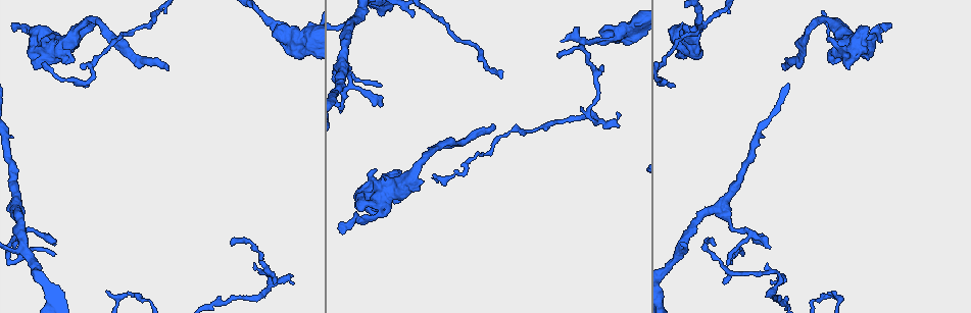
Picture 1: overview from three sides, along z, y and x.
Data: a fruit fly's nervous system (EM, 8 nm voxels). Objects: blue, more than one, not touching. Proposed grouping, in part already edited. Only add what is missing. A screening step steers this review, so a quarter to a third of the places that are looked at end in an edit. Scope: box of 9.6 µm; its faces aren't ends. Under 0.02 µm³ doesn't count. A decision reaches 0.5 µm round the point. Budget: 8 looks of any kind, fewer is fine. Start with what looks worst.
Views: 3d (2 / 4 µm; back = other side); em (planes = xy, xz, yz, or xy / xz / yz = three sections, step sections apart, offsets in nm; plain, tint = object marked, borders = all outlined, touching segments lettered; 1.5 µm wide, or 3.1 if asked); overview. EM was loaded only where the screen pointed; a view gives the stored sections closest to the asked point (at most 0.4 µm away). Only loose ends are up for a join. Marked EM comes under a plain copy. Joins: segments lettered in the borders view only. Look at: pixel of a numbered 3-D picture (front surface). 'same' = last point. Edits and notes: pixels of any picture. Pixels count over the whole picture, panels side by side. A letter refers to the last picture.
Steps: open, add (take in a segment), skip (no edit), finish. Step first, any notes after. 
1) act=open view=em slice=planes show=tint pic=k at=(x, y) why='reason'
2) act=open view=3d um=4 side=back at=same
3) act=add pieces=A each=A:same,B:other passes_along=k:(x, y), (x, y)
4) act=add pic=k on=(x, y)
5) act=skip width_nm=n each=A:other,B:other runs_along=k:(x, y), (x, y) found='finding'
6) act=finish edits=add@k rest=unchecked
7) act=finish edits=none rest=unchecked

act=open view=em slice=planes show=borders pic=1 at=(783, 65) why='free end'

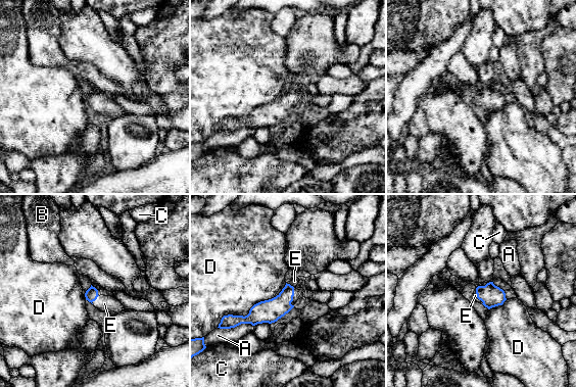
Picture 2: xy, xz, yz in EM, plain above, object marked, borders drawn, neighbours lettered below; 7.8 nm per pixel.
act=add pieces=E longest_contact=D:600nm each=A:other,B:other,C:other,D:other,E:same passes_along=2:(91, 294), (95, 299), (104, 303) found='it goes on there'

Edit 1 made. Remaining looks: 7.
act=open view=em slice=xz step=8 show=borders pic=1 at=(696, 56)

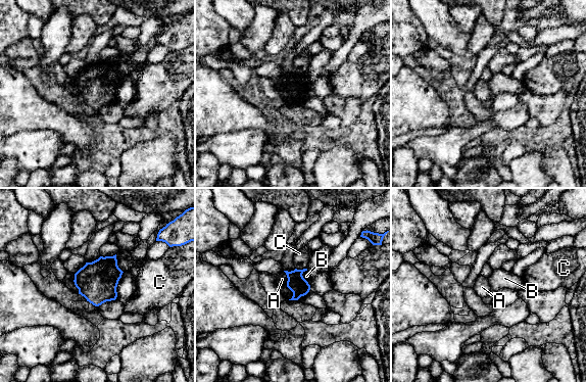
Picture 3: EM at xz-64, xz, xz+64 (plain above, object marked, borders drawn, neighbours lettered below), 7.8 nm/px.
act=open view=em slice=planes show=borders at=same

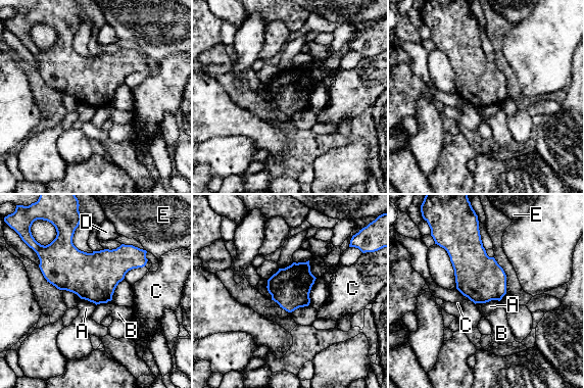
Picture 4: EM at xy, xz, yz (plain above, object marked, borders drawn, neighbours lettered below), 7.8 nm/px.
act=skip each=A:other,B:other,C:other,D:other,E:other border=4:(499, 300), (475, 303) found='none of them fits'

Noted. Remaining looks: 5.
act=finish edits=add@2 rest=unchecked

